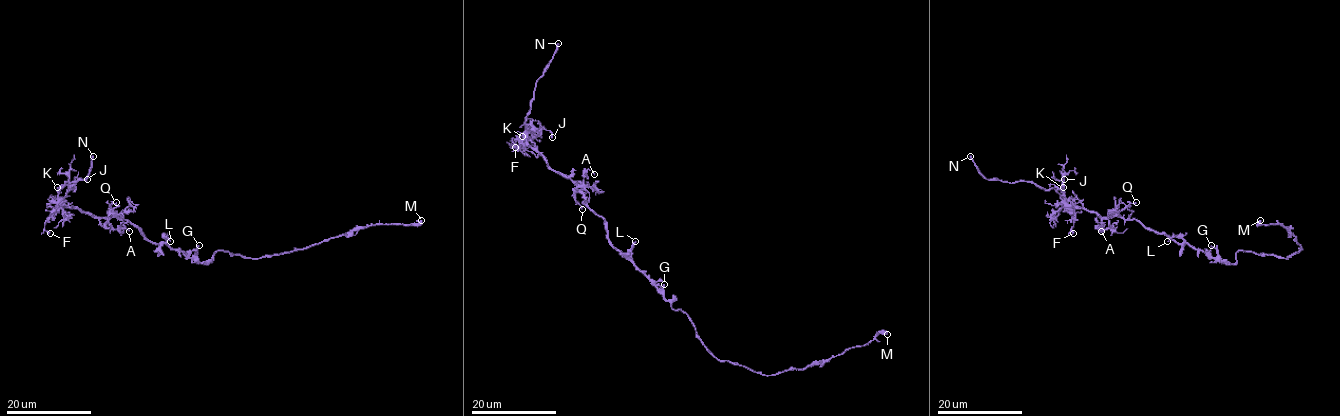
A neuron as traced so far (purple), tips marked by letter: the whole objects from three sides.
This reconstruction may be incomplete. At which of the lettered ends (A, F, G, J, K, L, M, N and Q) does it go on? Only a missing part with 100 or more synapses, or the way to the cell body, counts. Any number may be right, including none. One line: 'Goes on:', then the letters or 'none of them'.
Goes on: N

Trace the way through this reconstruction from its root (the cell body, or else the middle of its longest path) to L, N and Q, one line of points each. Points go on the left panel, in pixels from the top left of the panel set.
L: (172, 250), (166, 240), (167, 236), (170, 241)
N: (172, 250), (150, 242), (117, 216), (94, 217), (61, 203), (68, 186), (60, 187), (83, 180), (93, 156)
Q: (172, 250), (165, 243), (150, 242), (135, 225), (112, 214), (110, 206), (116, 202)

